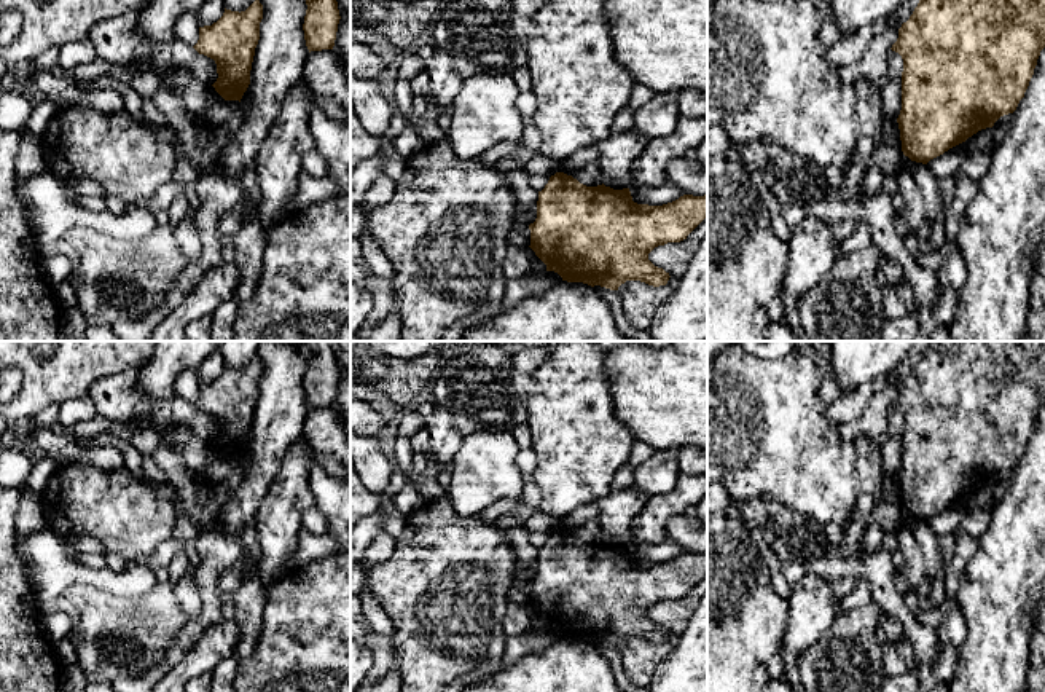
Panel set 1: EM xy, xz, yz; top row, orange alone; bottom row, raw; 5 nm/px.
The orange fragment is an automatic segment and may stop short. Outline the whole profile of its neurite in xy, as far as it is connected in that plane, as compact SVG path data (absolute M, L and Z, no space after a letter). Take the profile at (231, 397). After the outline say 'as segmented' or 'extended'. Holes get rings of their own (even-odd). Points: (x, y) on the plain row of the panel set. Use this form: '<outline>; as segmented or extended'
M256 356L245 368L225 365L217 379L199 384L199 397L193 405L215 418L218 435L212 443L225 458L241 459L250 442L261 376L263 362Z; as segmented

